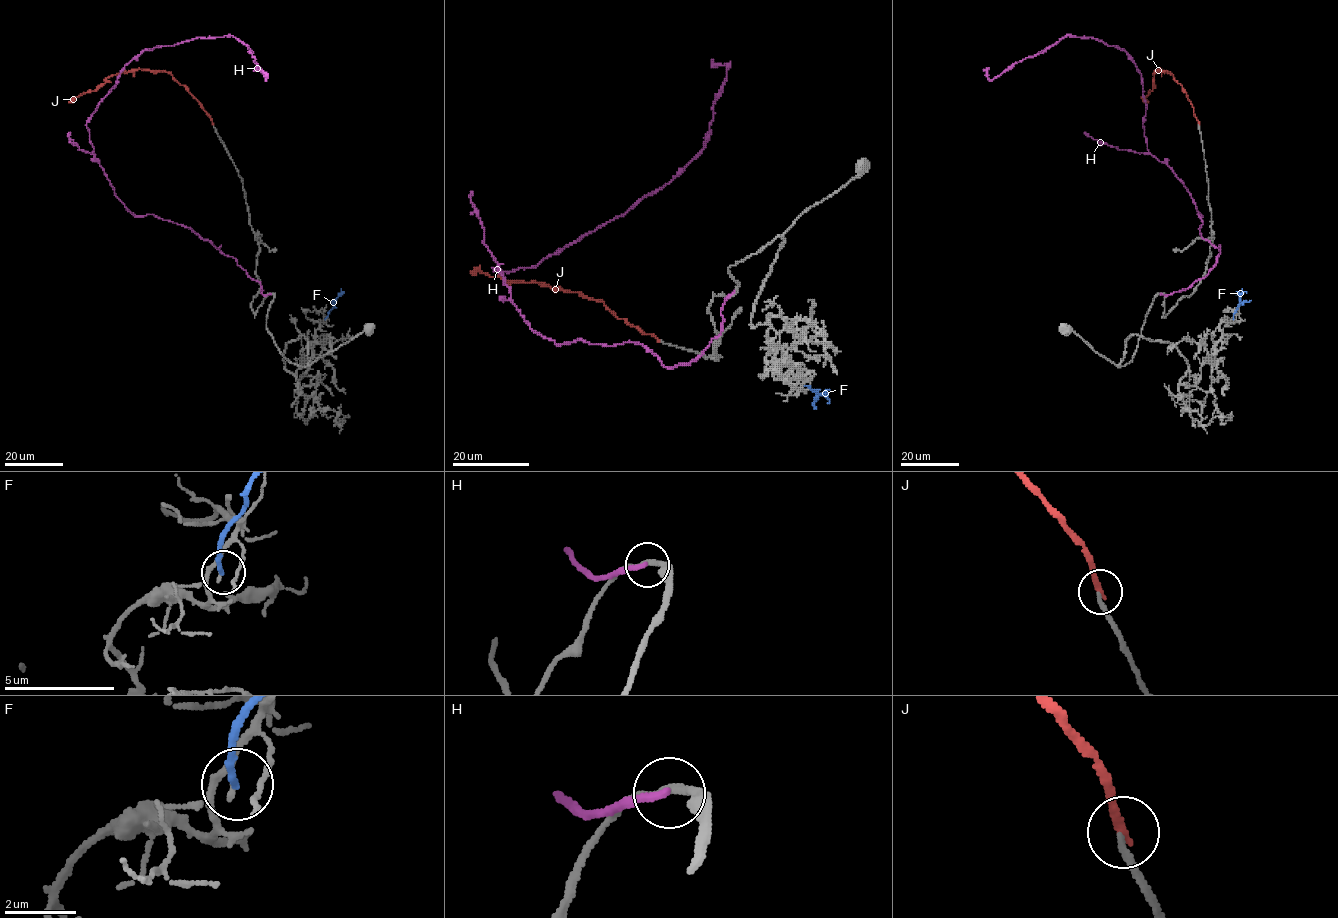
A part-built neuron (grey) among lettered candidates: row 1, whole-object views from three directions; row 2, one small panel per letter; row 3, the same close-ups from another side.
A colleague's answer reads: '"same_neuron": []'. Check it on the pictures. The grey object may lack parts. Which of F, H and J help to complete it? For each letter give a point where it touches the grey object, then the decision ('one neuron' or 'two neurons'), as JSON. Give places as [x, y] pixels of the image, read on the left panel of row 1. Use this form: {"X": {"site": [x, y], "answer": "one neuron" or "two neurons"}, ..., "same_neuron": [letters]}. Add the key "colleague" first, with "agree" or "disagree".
{"colleague": "agree", "F": {"site": [325, 318], "answer": "two neurons"}, "H": {"site": [271, 293], "answer": "two neurons"}, "J": {"site": [213, 124], "answer": "two neurons"}, "same_neuron": []}

